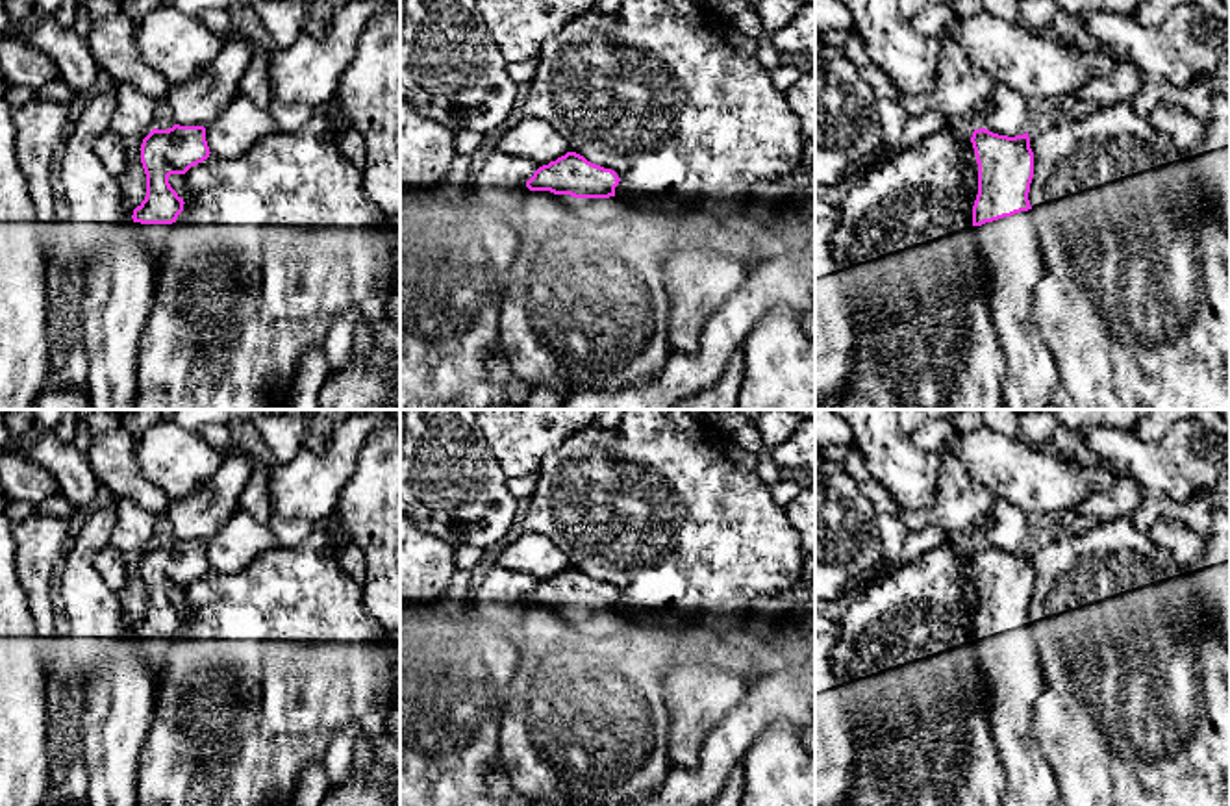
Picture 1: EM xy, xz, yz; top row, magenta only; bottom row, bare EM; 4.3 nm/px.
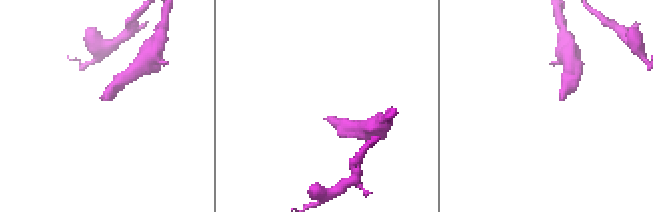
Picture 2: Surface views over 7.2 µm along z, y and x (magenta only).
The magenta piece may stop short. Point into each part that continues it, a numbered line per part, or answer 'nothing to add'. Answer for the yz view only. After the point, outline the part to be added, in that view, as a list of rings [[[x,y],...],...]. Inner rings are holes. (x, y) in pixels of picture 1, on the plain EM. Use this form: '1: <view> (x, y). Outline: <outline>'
1: yz (1010, 662). Outline: [[[1030,626],[973,641],[991,695],[991,728],[1004,765],[1002,806],[1056,806],[1060,787],[1034,734],[1034,706],[1045,689]]]

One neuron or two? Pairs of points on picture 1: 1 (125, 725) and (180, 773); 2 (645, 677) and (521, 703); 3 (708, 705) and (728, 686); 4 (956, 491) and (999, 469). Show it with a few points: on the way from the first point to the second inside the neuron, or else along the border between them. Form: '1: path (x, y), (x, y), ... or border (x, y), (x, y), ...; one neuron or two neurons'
1: border (154, 699), (154, 716), (141, 747), (136, 784); two neurons
2: path (614, 684), (595, 703), (552, 703); one neuron
3: path (714, 699), (723, 690); one neuron
4: border (951, 451), (993, 499); two neurons

